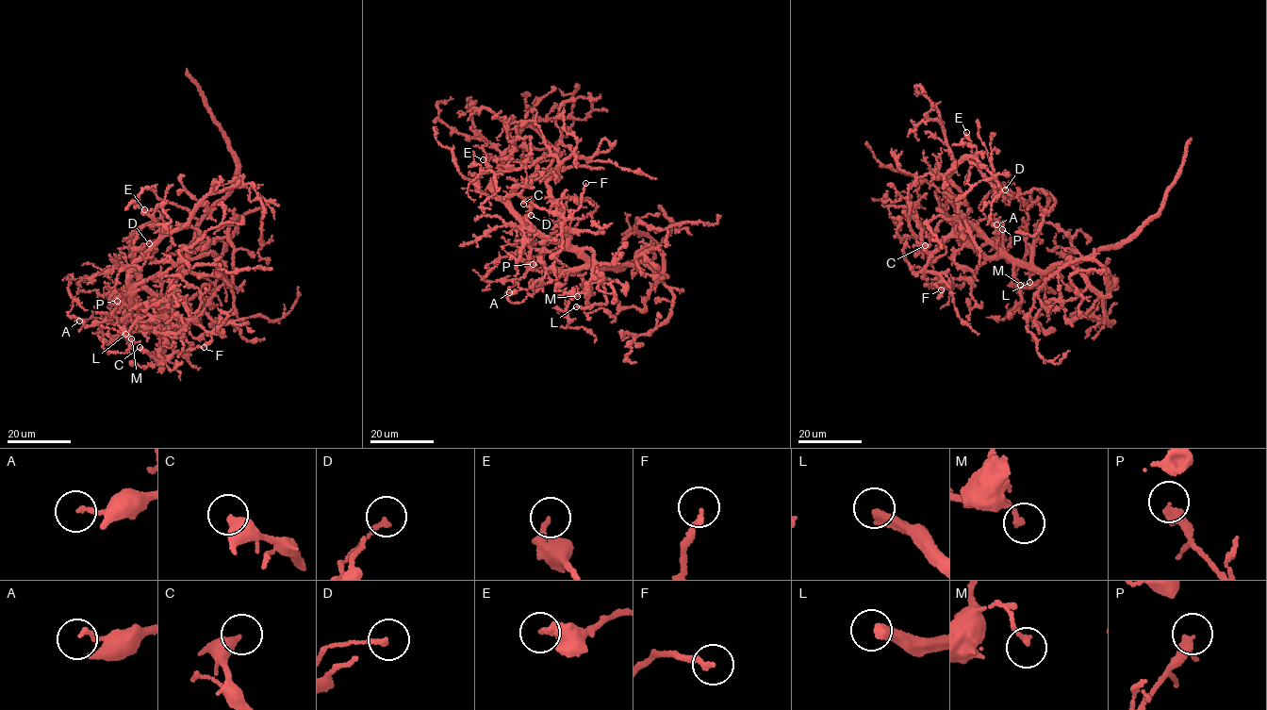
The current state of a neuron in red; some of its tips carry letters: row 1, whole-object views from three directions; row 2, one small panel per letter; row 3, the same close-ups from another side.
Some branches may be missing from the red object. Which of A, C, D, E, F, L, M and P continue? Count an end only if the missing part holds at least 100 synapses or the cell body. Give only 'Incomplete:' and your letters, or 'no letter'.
Incomplete: L

